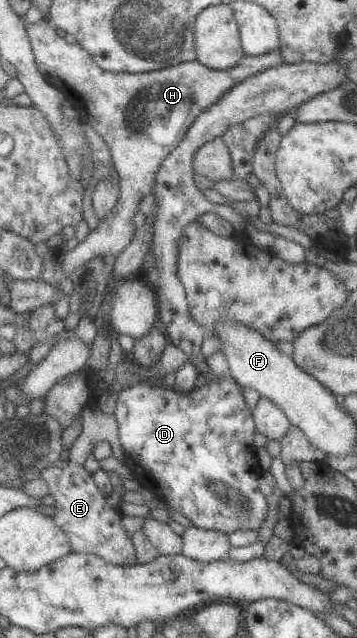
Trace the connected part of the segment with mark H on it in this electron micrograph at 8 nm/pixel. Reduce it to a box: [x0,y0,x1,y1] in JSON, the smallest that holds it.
[21,18,283,276]

